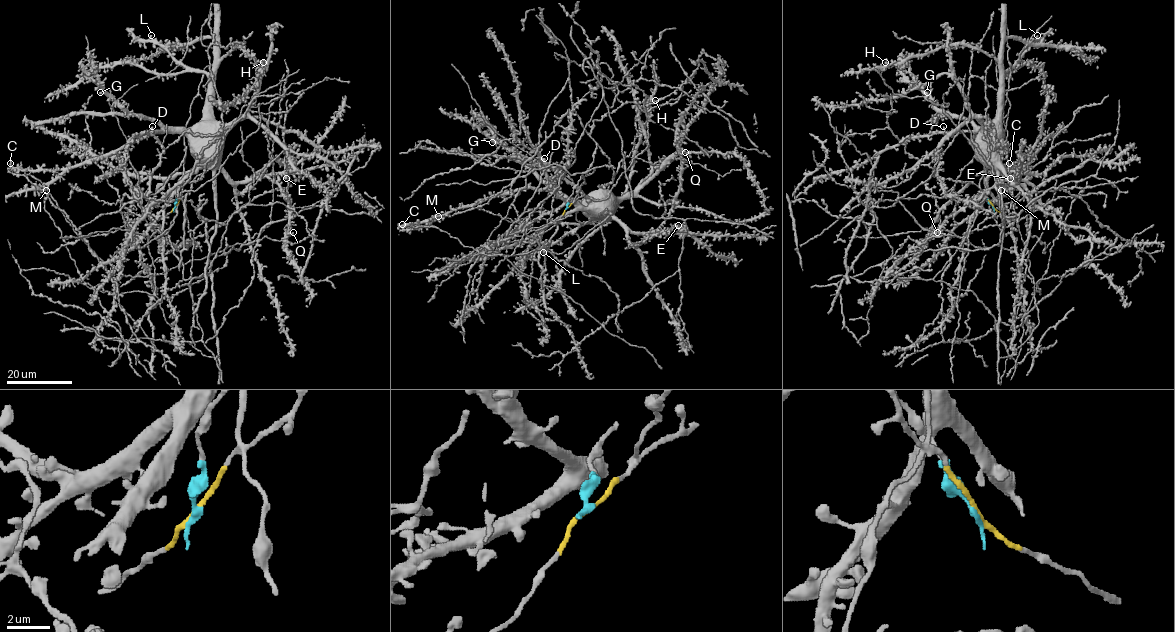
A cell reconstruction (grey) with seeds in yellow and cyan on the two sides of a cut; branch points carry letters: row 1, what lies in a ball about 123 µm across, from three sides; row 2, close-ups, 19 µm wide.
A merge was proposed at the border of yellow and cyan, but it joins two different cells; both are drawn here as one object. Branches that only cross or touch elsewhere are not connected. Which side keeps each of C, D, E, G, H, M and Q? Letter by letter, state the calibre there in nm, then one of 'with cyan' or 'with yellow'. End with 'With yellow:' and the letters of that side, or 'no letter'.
C: 280 nm thick; with yellow
D: 320 nm thick; with yellow
E: 480 nm thick; with yellow
G: 480 nm thick; with yellow
H: 480 nm thick; with yellow
M: 420 nm thick; with yellow
Q: 420 nm thick; with yellow
With yellow: C, D, E, G, H, M, Q

